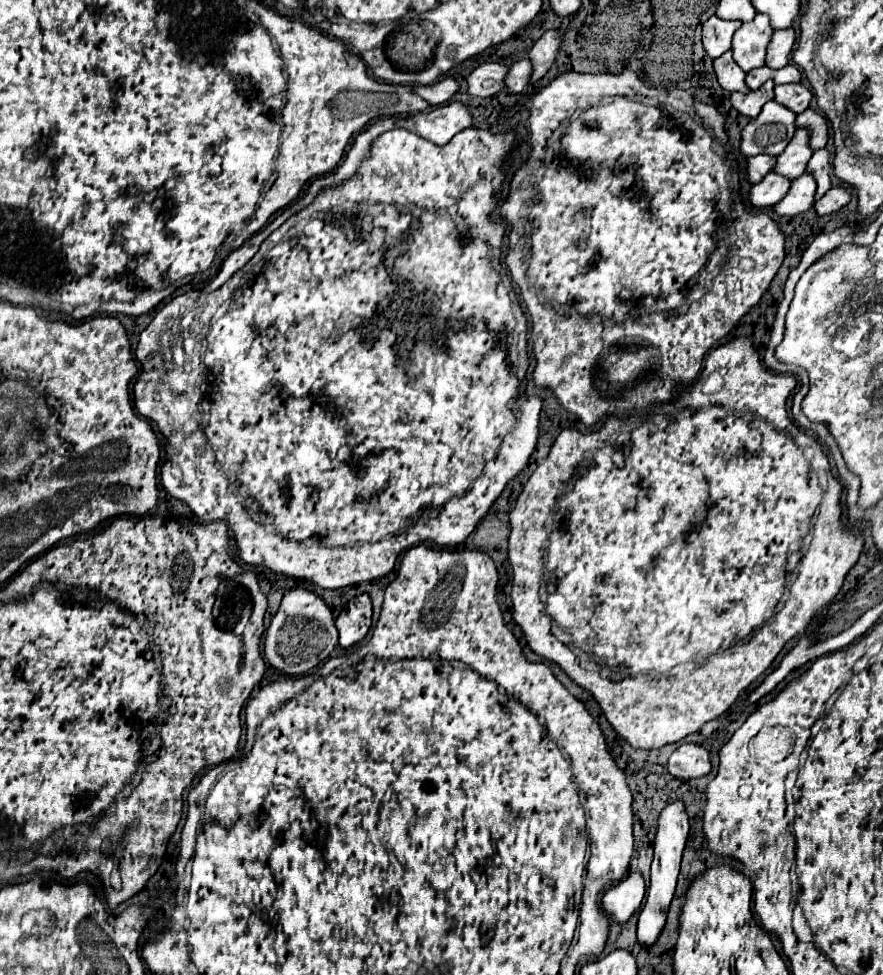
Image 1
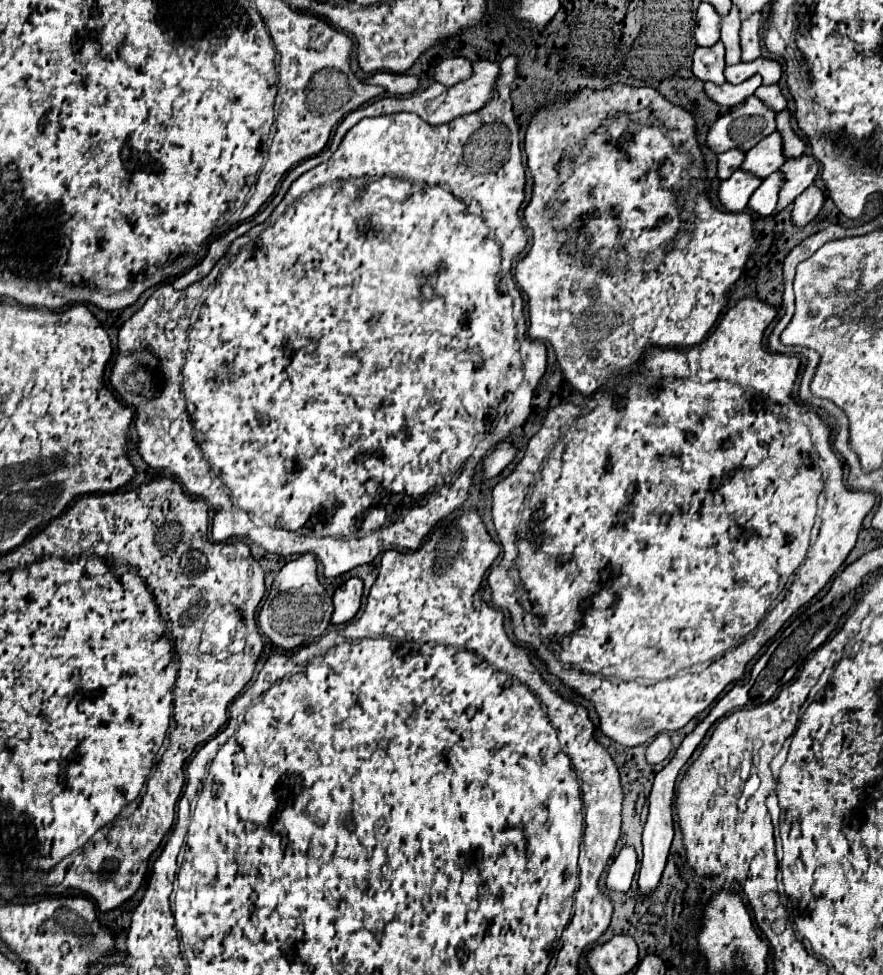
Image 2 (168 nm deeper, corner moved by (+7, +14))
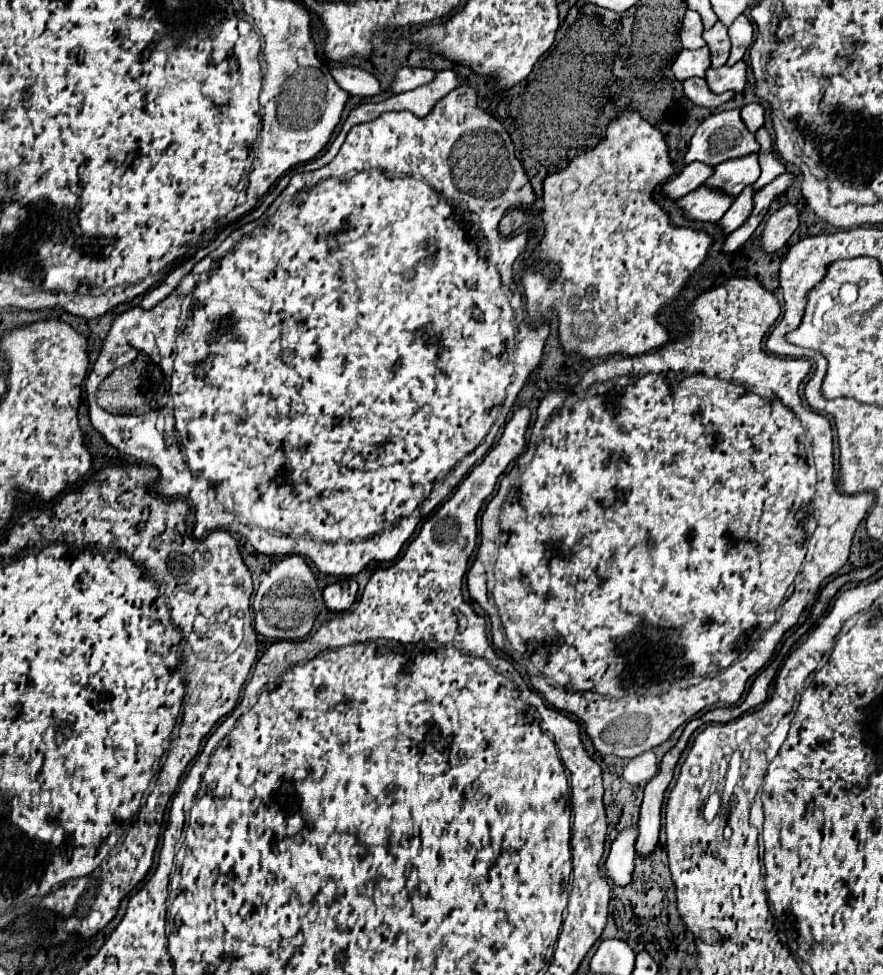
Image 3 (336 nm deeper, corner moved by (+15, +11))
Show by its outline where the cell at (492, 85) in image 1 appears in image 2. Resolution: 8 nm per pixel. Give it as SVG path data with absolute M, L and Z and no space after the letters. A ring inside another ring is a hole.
M449 58L437 64L435 68L435 80L447 86L453 86L461 80L467 80L471 76L473 62L467 58Z

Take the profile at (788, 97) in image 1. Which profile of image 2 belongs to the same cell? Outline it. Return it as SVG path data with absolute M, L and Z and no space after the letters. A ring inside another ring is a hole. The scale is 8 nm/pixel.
M763 84L763 86L759 86L759 88L755 90L755 94L757 94L757 98L761 98L769 108L773 108L775 112L781 112L781 110L787 106L787 98L783 96L779 84L769 84L769 86Z

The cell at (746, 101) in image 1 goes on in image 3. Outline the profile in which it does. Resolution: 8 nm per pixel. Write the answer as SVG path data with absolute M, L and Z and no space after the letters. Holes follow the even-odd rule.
M685 79L683 81L683 93L695 103L695 105L703 105L703 107L719 107L723 103L727 103L733 93L727 91L727 93L721 93L721 95L715 95L705 79Z

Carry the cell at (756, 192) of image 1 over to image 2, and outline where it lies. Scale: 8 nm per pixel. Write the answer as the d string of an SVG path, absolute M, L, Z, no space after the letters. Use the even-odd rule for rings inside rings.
M737 170L729 180L721 184L719 200L727 210L743 212L747 208L751 194L761 186L761 182L763 180L757 180L757 176L749 176L749 172Z

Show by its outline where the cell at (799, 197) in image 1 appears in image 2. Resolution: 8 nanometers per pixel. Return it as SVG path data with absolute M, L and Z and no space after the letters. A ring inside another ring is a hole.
M773 172L773 176L765 178L763 184L753 192L749 200L749 208L759 216L769 216L777 206L777 196L781 188L781 172Z

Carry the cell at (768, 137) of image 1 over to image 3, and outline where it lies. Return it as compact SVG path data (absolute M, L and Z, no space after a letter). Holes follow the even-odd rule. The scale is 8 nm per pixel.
M731 109L731 111L721 111L721 113L713 113L709 115L695 131L695 135L691 137L691 143L687 147L685 153L685 163L693 163L693 161L701 161L701 163L709 163L709 165L717 165L723 163L727 159L739 159L751 153L759 151L759 143L755 141L755 135L747 131L747 127L741 121L741 111L739 109Z

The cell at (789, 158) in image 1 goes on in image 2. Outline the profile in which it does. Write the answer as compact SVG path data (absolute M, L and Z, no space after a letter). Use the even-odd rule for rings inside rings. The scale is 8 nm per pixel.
M773 132L769 138L763 138L757 146L753 146L743 162L743 170L751 172L757 178L767 178L769 174L777 172L781 164L785 164L783 140L779 132Z

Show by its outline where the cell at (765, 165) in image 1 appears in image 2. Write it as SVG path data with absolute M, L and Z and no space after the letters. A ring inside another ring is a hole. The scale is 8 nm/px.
M729 150L729 152L719 154L717 176L721 180L727 180L735 170L741 168L741 160L745 160L745 150Z

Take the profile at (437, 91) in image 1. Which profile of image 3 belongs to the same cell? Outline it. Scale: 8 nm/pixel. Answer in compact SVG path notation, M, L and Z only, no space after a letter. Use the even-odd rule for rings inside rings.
M345 65L345 67L333 67L329 71L331 71L335 83L343 91L347 91L349 95L373 97L373 95L377 95L381 91L379 89L379 81L371 73L367 73L367 71L359 69L359 67Z

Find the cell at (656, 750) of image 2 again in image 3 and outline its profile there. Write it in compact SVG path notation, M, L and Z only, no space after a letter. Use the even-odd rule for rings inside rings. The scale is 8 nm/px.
M651 751L647 753L641 753L637 755L635 759L631 759L627 763L627 767L623 769L623 779L629 783L629 785L639 785L643 781L649 781L655 777L657 773L657 759Z

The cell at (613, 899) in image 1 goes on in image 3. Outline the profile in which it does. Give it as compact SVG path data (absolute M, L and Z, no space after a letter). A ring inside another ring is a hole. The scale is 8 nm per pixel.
M623 829L611 843L611 851L605 861L605 873L617 885L627 885L631 881L635 869L635 839L637 829Z

